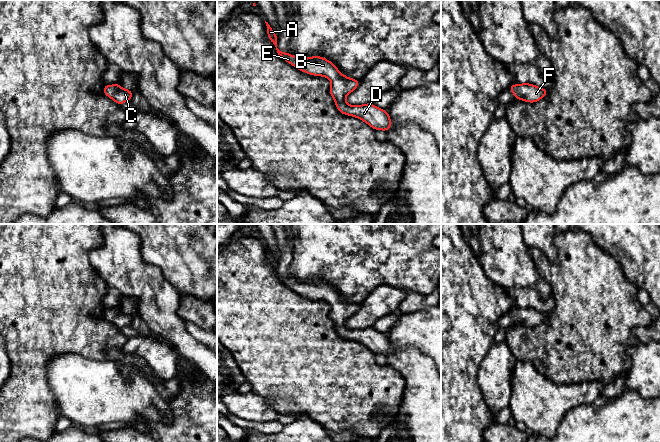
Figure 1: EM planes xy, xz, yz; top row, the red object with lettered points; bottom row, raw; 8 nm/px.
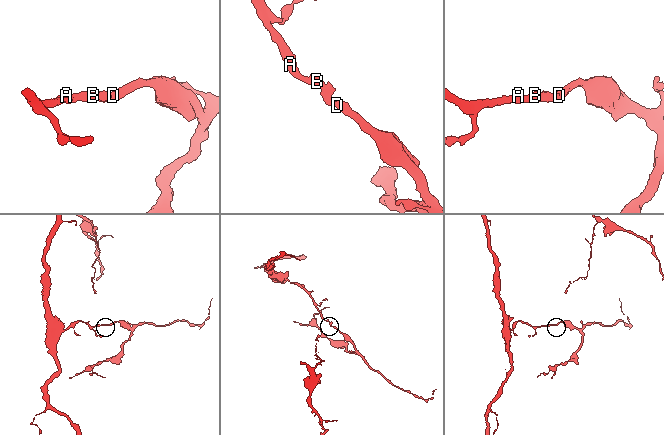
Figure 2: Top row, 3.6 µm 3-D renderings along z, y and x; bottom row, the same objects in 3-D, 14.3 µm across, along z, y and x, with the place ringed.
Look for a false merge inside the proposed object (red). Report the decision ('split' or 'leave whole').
leave whole

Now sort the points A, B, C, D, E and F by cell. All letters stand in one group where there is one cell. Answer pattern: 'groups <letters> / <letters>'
groups A B C D E F

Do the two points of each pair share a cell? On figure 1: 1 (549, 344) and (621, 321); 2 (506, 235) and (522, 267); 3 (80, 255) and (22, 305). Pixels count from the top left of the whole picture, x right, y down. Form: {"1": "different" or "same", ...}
{"1": "same", "2": "same", "3": "same"}

